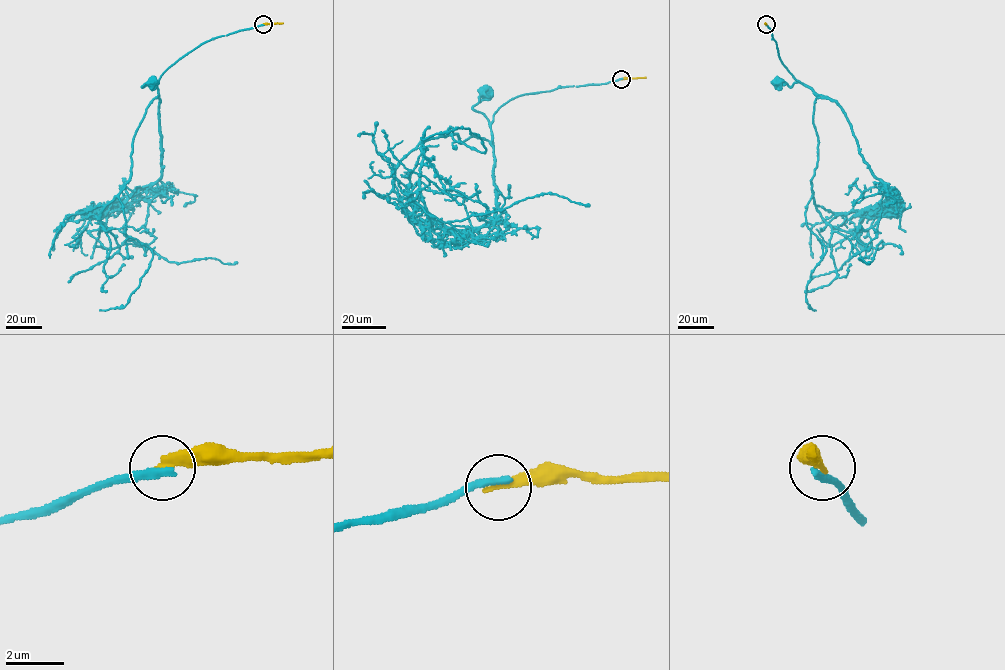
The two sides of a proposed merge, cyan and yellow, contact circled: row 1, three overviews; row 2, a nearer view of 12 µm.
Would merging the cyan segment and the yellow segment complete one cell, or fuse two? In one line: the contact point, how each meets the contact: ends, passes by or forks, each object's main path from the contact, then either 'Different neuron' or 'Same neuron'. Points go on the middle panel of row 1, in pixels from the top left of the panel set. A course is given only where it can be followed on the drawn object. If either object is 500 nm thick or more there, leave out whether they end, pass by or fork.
Place: (621, 79). At the ring cyan ends. At the ring yellow ends. Course of cyan: (621, 79), (524, 94), (502, 105), (490, 124), (483, 114), (473, 108), (485, 91). Course of yellow: (621, 79), (646, 77). Different neuron

